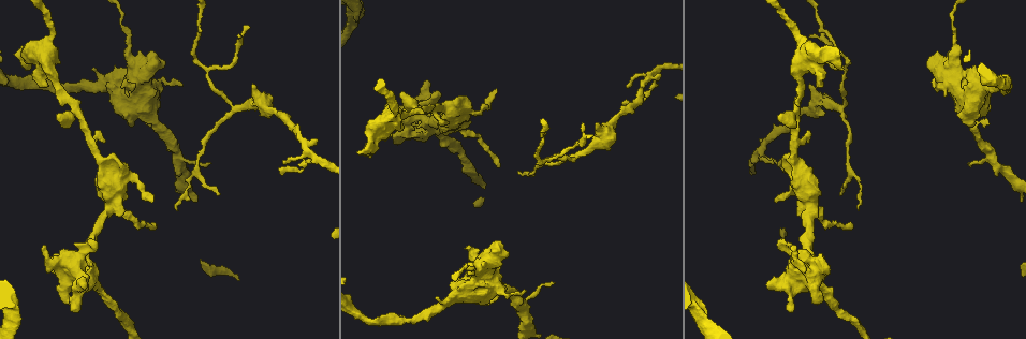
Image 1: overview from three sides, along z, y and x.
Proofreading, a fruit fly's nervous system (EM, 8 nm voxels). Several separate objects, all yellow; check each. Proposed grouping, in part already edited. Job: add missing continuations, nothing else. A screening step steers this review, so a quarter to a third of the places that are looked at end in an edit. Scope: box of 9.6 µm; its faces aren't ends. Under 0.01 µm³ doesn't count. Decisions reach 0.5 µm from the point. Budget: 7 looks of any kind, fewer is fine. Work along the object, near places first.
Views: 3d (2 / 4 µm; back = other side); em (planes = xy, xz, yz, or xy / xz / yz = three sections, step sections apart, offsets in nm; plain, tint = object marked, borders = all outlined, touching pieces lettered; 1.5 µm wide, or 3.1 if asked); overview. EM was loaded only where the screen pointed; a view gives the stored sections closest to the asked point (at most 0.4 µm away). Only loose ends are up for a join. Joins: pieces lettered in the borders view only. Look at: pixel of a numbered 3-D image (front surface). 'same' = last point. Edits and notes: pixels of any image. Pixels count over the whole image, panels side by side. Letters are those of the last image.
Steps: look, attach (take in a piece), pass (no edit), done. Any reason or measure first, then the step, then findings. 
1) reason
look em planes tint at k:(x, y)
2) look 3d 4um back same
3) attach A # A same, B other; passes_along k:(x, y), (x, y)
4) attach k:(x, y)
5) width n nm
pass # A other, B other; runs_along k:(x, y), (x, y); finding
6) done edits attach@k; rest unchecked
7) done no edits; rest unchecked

free end
look em planes borders at 1:(842, 193)

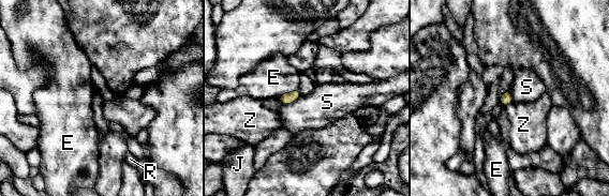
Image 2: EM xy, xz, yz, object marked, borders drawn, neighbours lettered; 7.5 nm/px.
pass # E other, J other, R other, S other, Z other; border 2:(301, 96), (288, 104), (282, 105); no lettered piece goes on from it

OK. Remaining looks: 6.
stops while still wide
look em xy step 4 borders at 1:(132, 127)

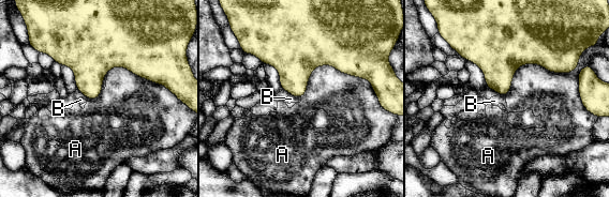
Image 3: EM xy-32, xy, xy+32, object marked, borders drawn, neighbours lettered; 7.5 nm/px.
pass # A other, B other; border 3:(574, 69), (521, 64), (506, 95); none of them fits

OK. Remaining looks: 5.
look em planes borders at 1:(399, 94)

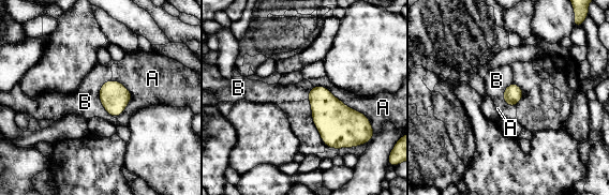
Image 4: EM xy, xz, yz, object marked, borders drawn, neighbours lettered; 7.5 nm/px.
width 140 nm
pass # A other, B other; border 4:(109, 79), (99, 100), (112, 116); none of them fits

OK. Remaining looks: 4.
done no edits; rest unchecked

